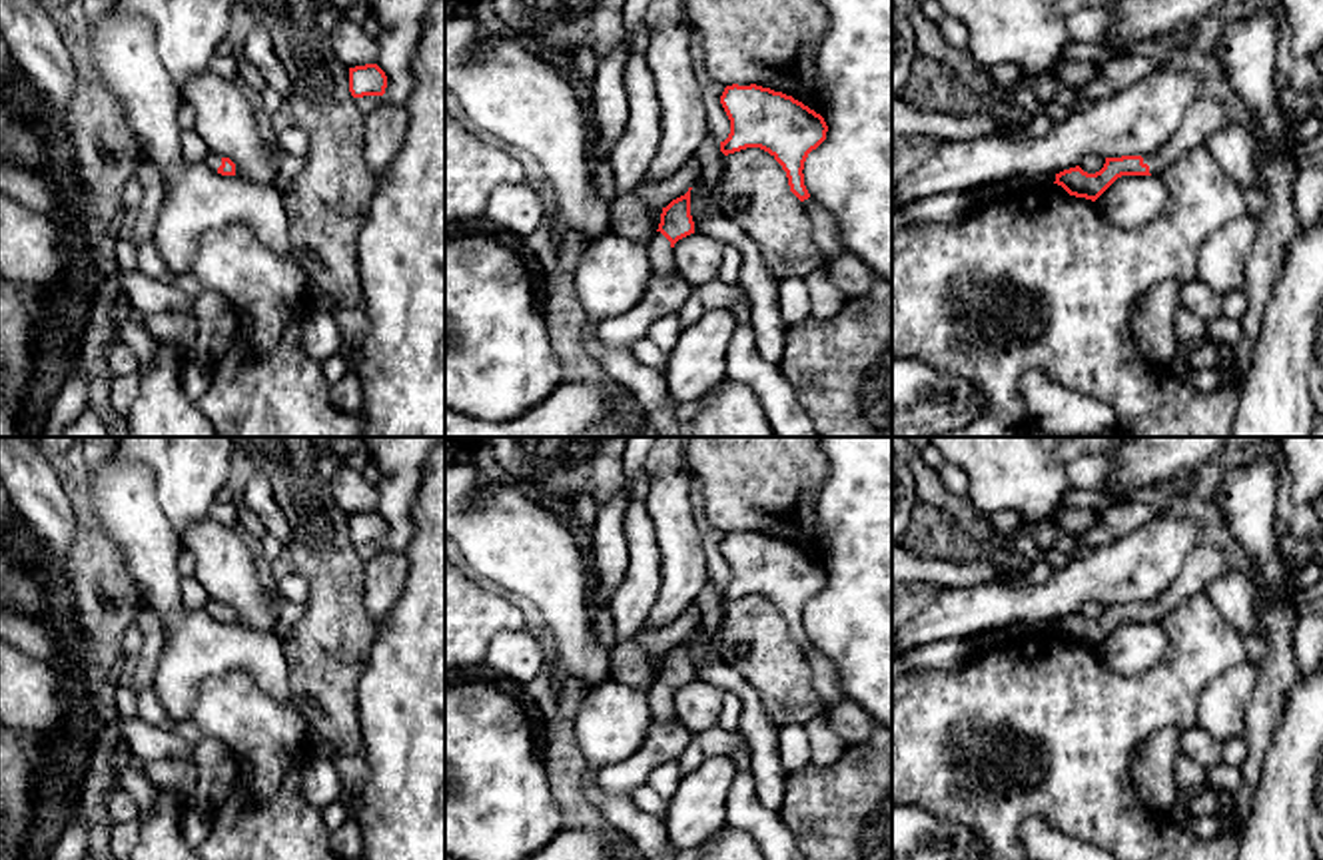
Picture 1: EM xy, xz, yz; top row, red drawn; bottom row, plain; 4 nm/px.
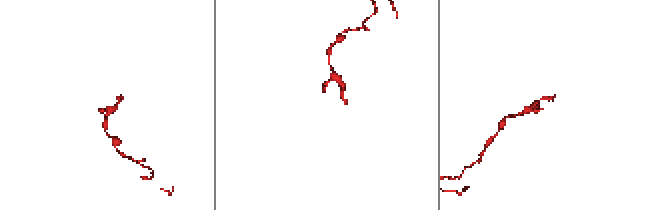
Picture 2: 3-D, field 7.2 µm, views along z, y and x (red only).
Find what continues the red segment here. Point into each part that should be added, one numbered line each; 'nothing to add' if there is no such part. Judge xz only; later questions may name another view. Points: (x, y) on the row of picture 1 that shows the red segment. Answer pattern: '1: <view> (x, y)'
1: xz (661, 260)

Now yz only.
1: yz (1204, 118)

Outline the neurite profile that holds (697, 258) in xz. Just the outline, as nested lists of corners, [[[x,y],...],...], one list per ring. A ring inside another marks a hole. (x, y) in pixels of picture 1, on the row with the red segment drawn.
[[[694,231],[678,239],[672,247],[676,273],[692,285],[692,289],[718,277],[724,243]]]

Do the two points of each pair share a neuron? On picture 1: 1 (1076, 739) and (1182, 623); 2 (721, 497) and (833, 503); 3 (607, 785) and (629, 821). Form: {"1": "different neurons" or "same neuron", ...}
{"1": "same neuron", "2": "different neurons", "3": "different neurons"}

